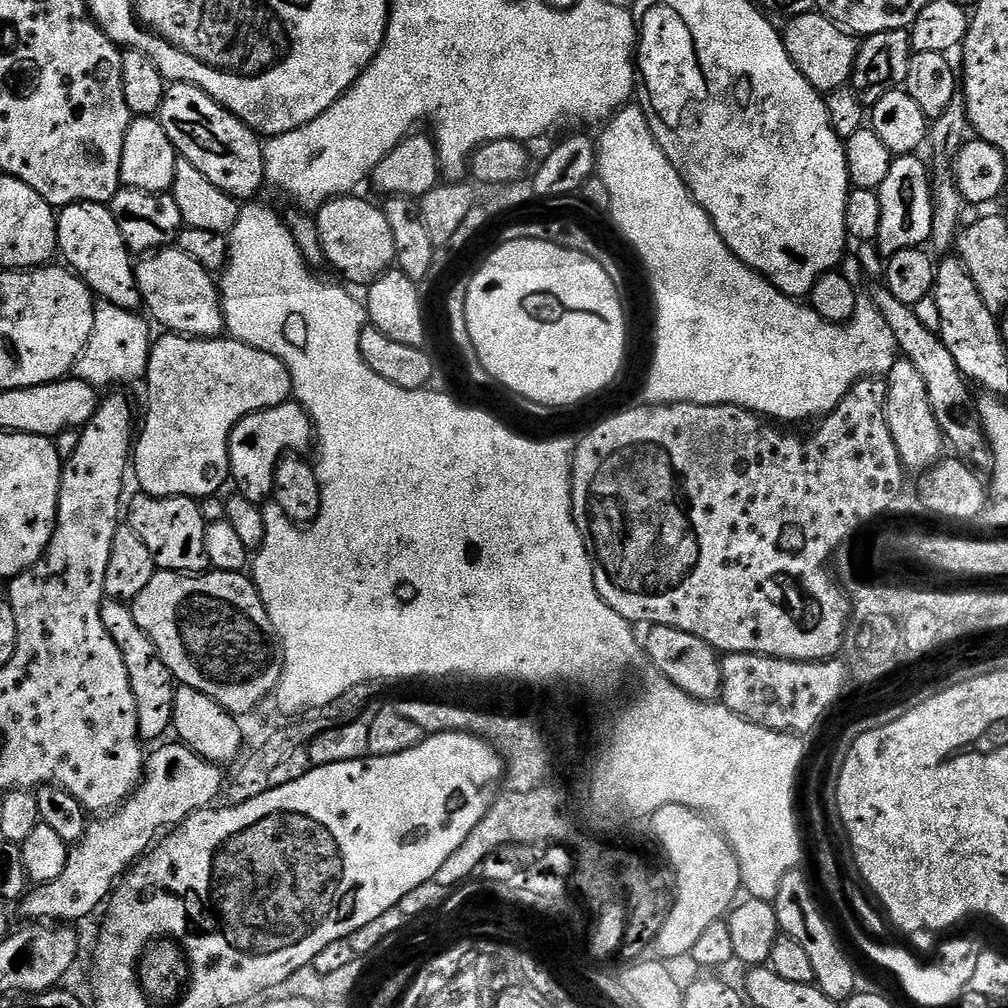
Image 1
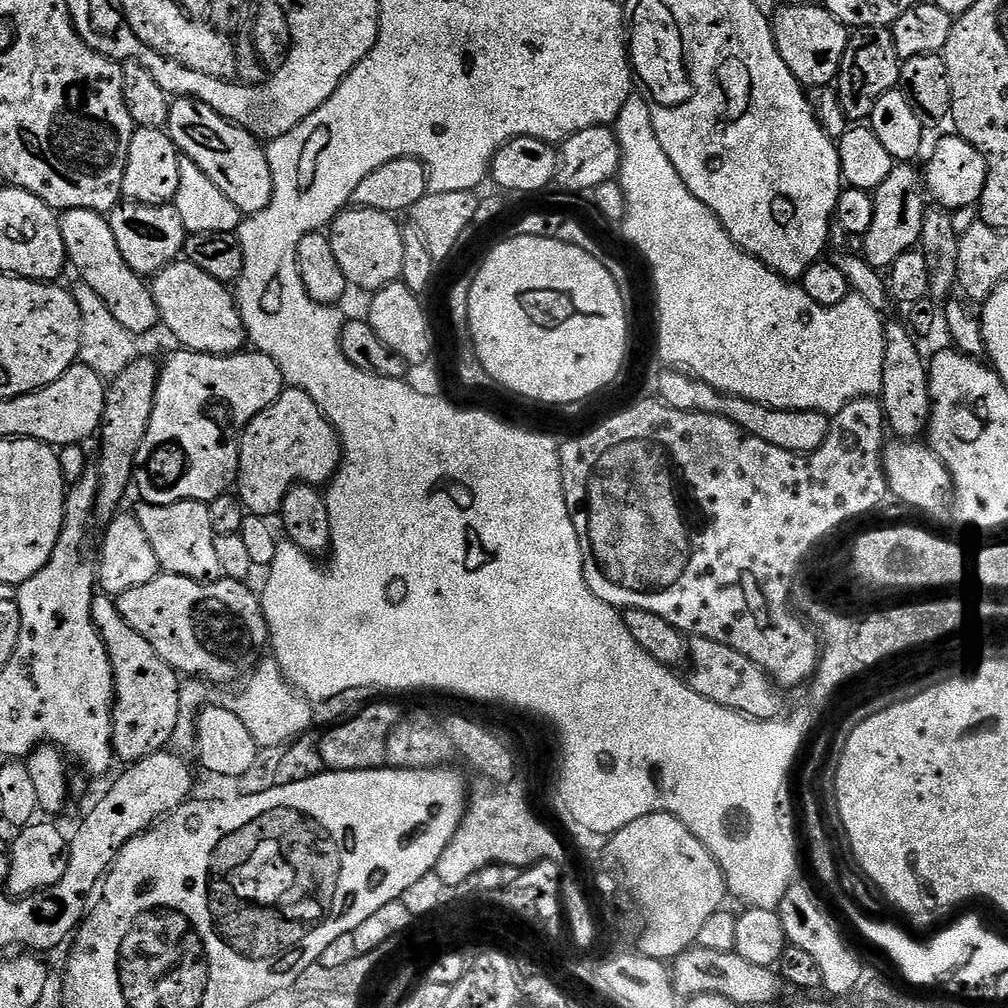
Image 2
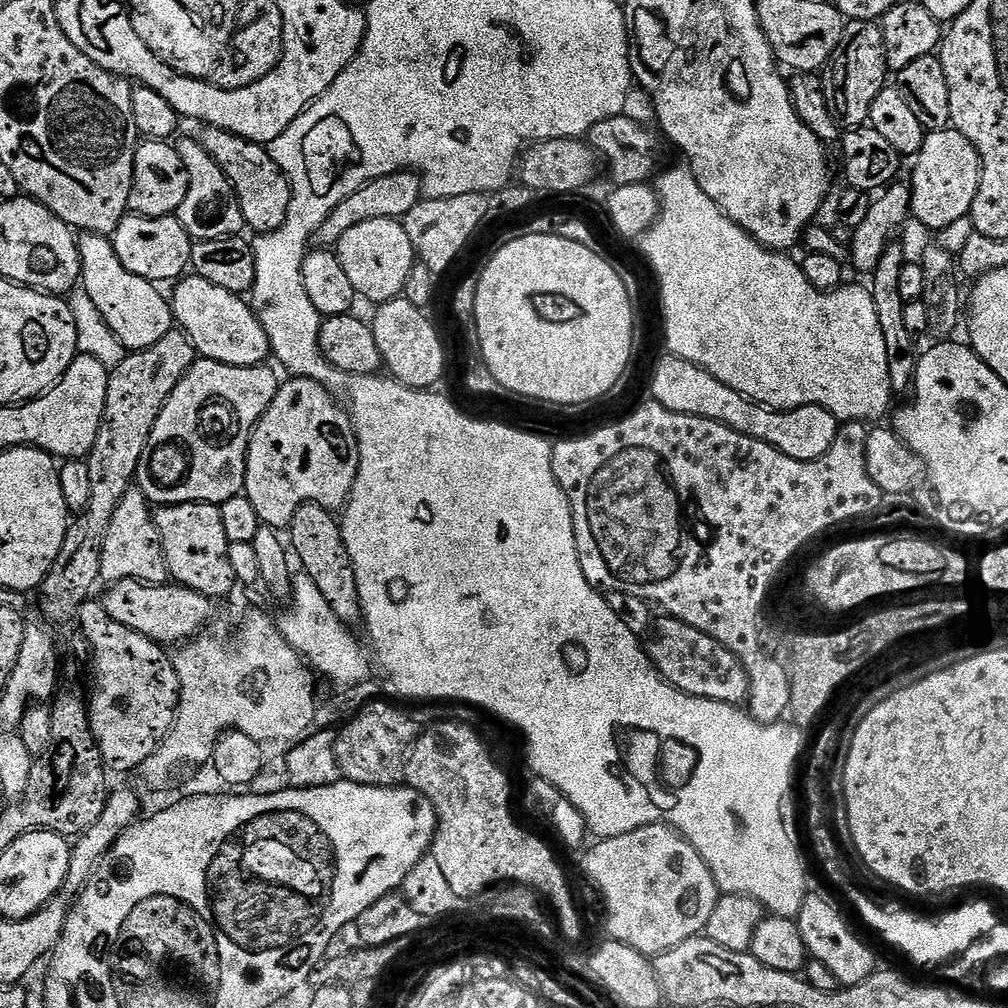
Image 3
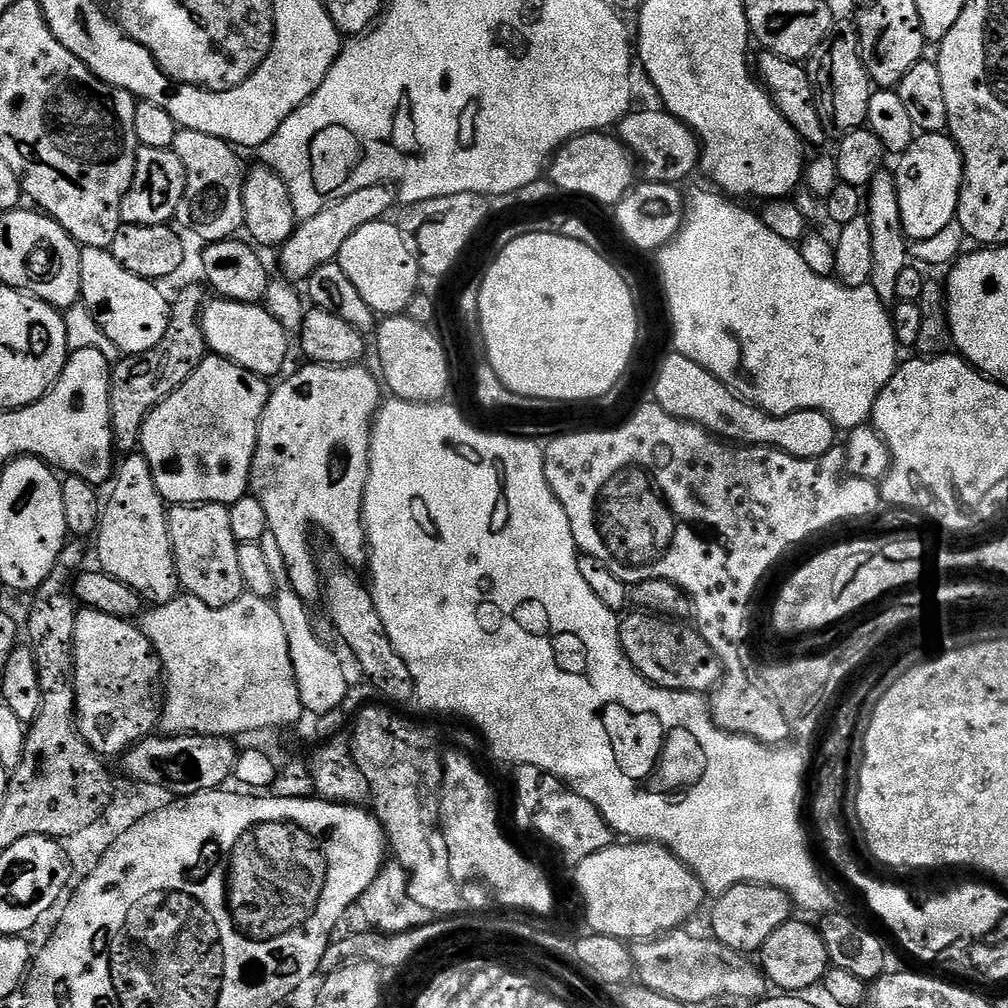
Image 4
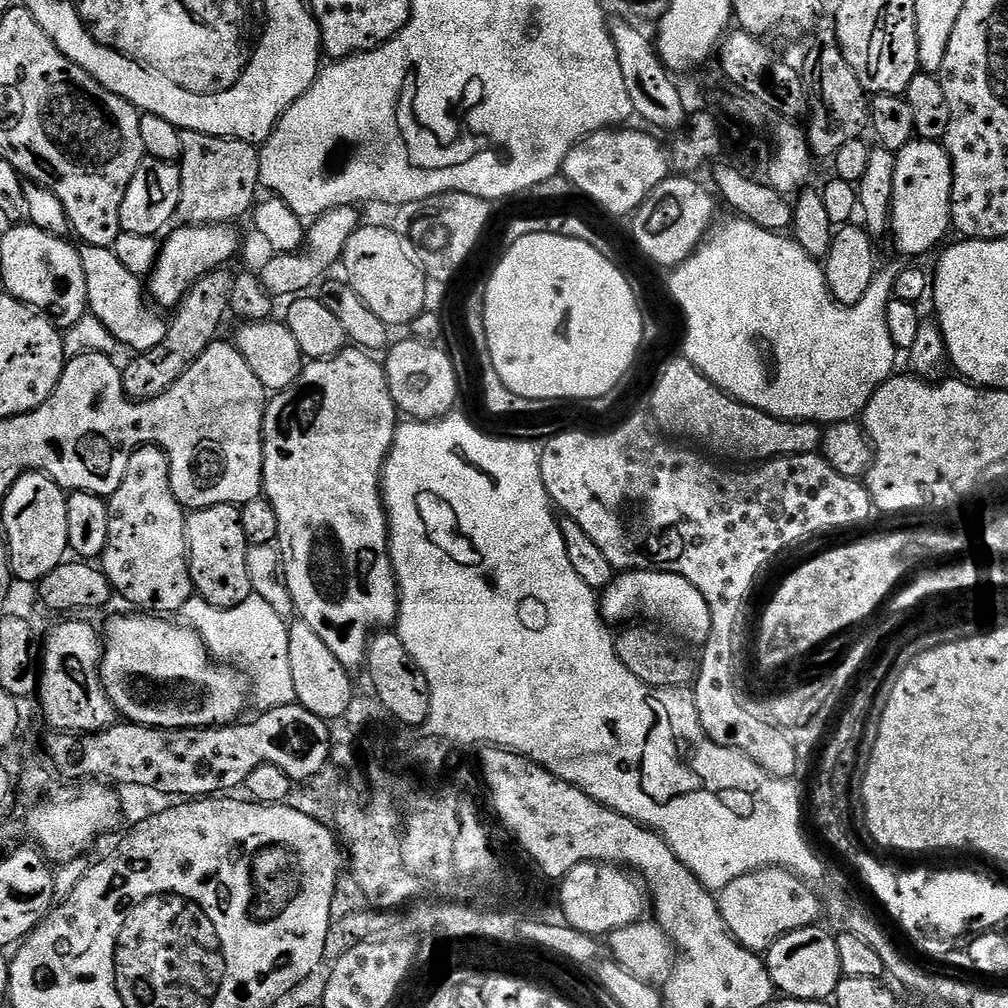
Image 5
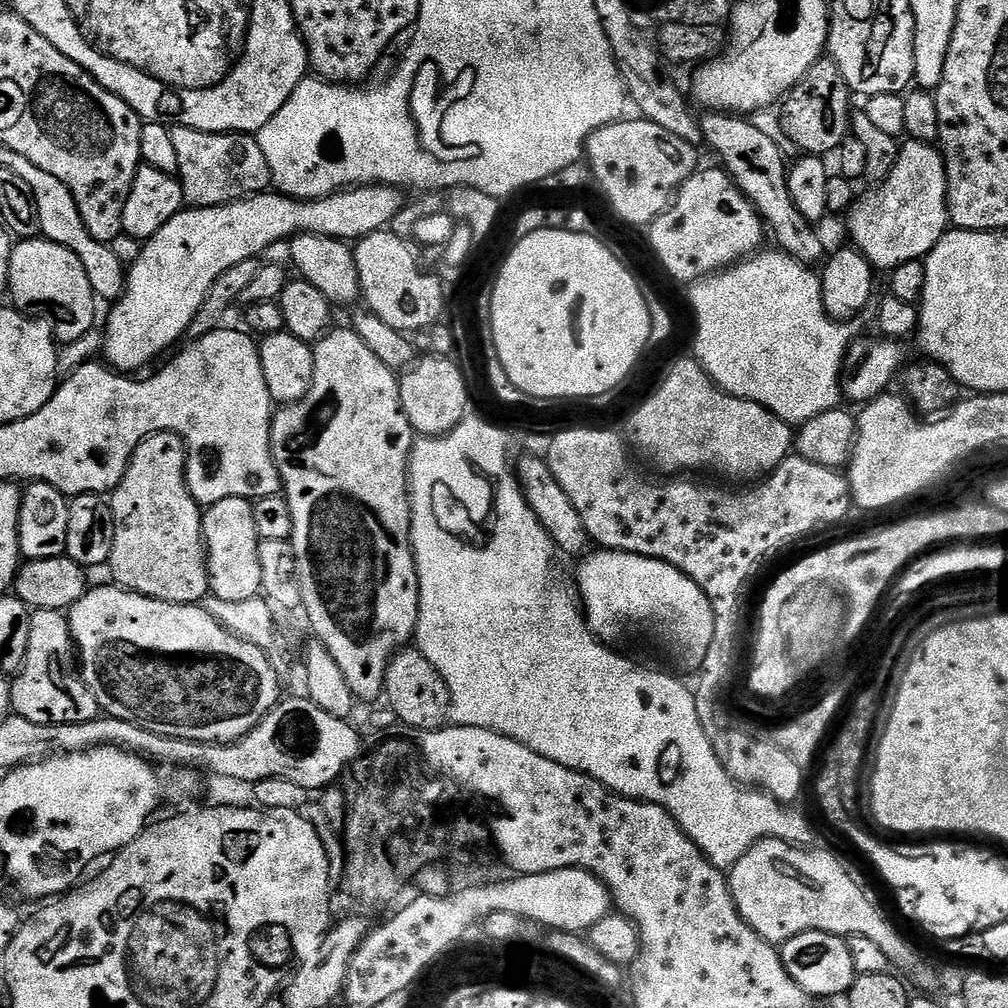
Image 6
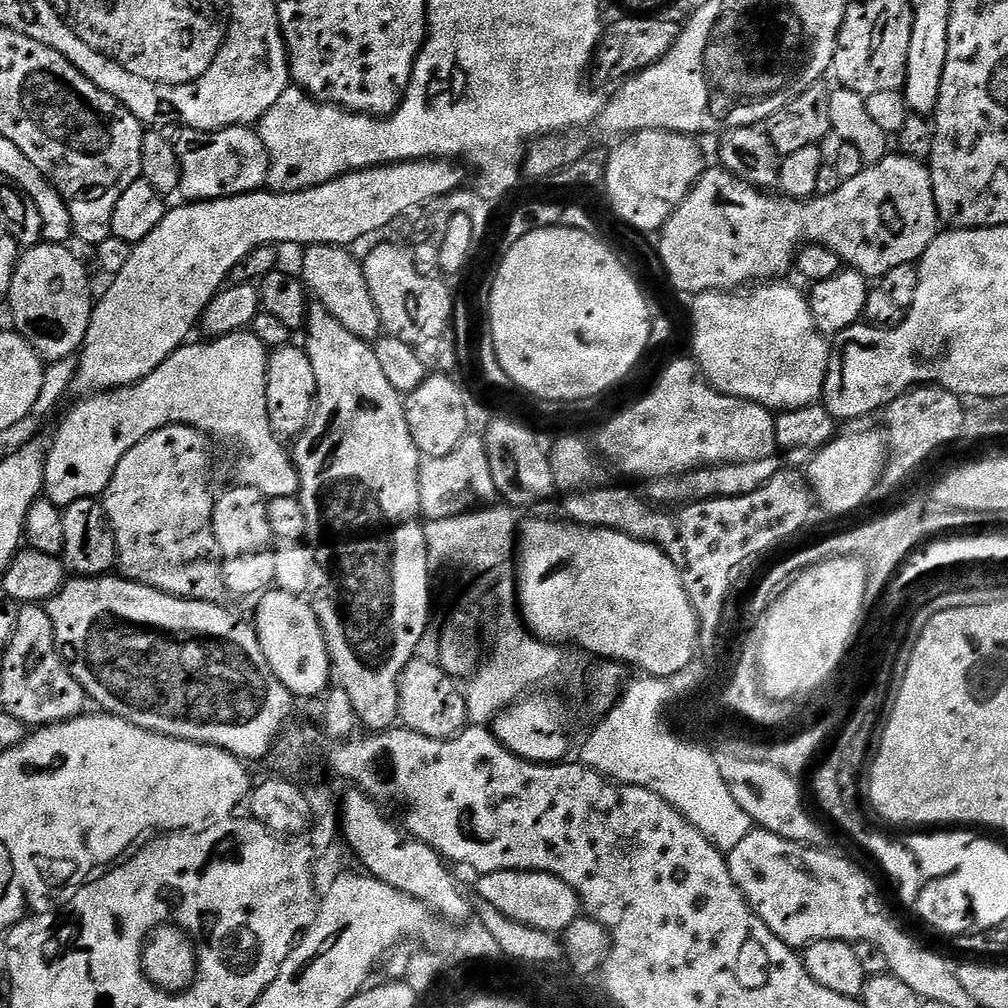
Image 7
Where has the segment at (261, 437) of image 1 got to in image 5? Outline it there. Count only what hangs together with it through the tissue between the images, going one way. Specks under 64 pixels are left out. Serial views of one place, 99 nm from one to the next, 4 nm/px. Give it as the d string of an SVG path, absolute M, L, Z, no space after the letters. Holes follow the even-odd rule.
M355 346L345 347L344 351L325 360L308 360L300 372L300 377L284 392L275 393L264 409L263 495L270 502L270 506L274 506L274 514L278 514L276 544L284 566L284 581L288 583L290 598L296 607L295 615L304 620L306 626L310 626L310 630L314 630L314 634L318 634L318 638L326 642L326 646L330 646L334 658L338 658L338 662L342 662L342 666L349 670L365 667L373 634L377 630L391 629L396 623L396 615L400 612L400 587L396 584L388 549L388 509L384 506L382 491L384 463L388 461L388 451L392 449L397 427L396 403L390 394L383 363L375 355Z

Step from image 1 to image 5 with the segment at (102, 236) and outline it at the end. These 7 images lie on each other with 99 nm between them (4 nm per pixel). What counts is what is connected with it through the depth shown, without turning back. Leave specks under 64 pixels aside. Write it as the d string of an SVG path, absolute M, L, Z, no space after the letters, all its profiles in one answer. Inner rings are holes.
M84 244L79 249L82 270L86 274L86 290L88 291L88 312L114 334L117 345L133 348L139 354L153 350L166 338L169 321L159 316L159 311L148 309L146 288L141 277L130 274L122 262L118 262L112 248L99 248L93 244Z

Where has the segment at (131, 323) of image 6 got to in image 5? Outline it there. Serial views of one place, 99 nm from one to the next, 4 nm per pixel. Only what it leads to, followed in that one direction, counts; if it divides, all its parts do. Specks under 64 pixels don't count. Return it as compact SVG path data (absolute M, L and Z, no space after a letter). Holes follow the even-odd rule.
M193 224L179 227L173 227L163 237L156 264L146 280L147 295L153 301L156 299L161 304L161 309L175 309L190 286L198 282L198 278L216 268L225 267L229 263L227 260L240 248L240 236L232 224Z

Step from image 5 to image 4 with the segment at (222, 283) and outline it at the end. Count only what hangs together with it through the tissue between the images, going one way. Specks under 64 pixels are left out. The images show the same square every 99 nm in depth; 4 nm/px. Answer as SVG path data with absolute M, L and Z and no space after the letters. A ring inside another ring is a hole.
M185 283L178 298L171 303L170 324L162 341L153 350L140 355L124 356L118 360L109 375L109 402L112 415L112 438L121 453L128 454L139 445L140 427L144 419L155 410L174 389L180 388L190 374L209 355L208 343L202 334L200 316L204 313L206 288L203 283Z

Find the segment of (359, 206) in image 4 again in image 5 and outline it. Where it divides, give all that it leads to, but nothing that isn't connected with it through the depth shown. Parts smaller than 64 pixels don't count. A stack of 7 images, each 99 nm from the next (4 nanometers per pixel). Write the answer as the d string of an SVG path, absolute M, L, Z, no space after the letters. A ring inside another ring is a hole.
M359 207L332 208L329 212L317 215L316 220L306 228L304 247L298 252L281 252L269 255L264 269L259 269L258 275L262 286L273 298L288 296L295 298L309 290L315 289L329 275L332 267L341 263L346 242L350 242L350 234L361 227Z

